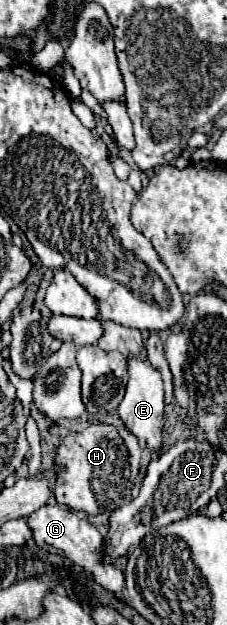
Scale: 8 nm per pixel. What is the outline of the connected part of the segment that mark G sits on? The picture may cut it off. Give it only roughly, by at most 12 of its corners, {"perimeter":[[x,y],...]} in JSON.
{"perimeter":[[47,504],[27,516],[39,548],[67,556],[115,592],[117,564],[103,562],[103,536],[85,518]]}

